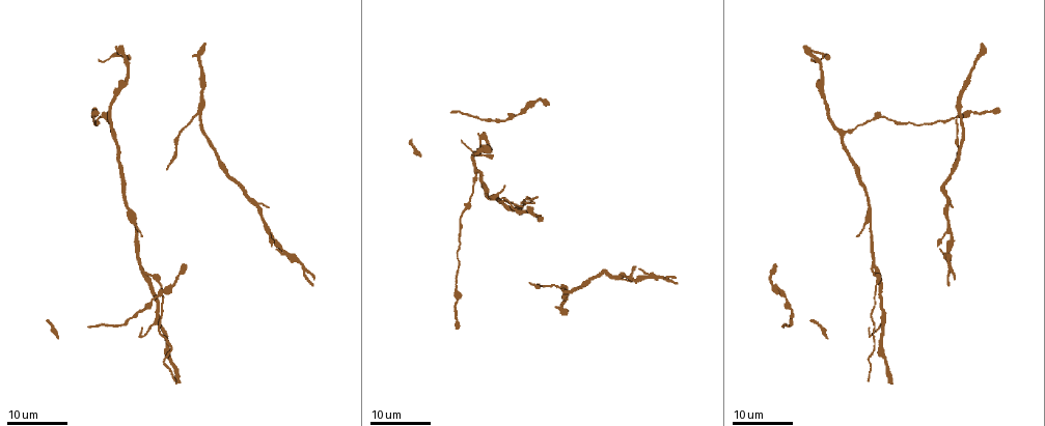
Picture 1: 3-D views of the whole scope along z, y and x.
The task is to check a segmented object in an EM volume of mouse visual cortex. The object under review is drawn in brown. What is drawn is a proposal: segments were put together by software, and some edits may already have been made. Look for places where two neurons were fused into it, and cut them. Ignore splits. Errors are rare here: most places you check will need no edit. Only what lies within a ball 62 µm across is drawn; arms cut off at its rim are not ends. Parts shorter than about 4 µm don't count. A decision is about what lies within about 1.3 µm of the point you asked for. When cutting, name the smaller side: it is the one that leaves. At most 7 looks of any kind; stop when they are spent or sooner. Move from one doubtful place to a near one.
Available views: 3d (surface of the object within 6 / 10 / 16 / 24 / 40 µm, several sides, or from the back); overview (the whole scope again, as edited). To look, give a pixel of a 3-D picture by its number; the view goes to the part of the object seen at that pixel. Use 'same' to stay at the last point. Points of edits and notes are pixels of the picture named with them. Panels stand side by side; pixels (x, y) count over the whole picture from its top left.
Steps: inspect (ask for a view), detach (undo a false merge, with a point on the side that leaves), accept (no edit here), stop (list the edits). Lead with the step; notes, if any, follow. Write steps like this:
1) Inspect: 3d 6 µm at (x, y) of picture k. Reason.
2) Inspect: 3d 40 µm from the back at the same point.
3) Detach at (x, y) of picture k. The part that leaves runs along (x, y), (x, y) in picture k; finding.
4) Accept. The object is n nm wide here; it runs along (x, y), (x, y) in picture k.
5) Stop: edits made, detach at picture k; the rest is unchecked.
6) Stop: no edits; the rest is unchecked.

Inspect: 3d 24 µm at (111, 132) of picture 1.

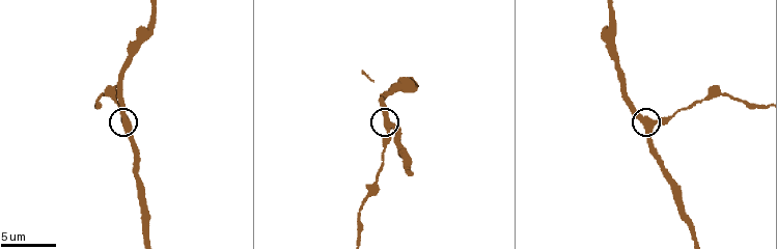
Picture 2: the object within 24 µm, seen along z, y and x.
Inspect: 3d 6 µm at (645, 124) of picture 2. Closer look.

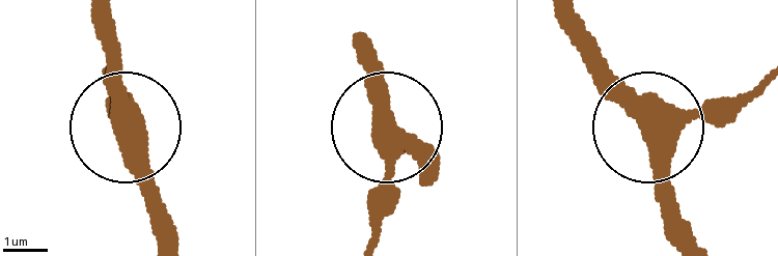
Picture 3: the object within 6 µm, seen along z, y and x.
Accept. All the same neuron.

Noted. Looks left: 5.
Inspect: 3d 24 µm at (519, 213) of picture 1. Arms part here.

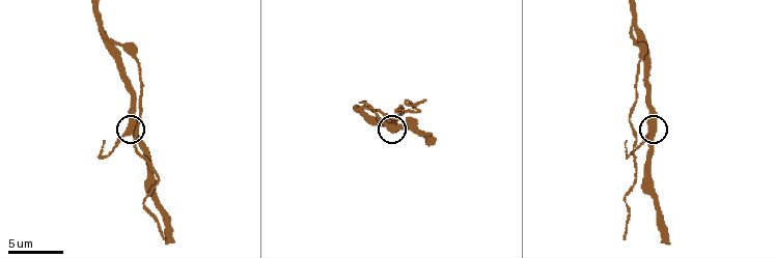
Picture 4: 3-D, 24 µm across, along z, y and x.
Inspect: 3d 10 µm at (394, 127) of picture 4.

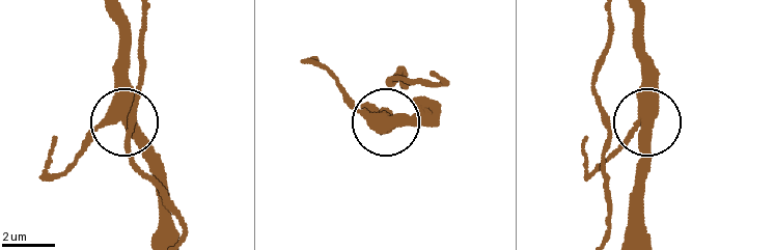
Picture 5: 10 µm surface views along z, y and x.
Accept. It runs along (107, 8), (117, 35), (122, 122), (162, 173) in picture 5; continuous, no second neuron.

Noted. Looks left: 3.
Inspect: 3d 16 µm at (124, 47) of picture 4.

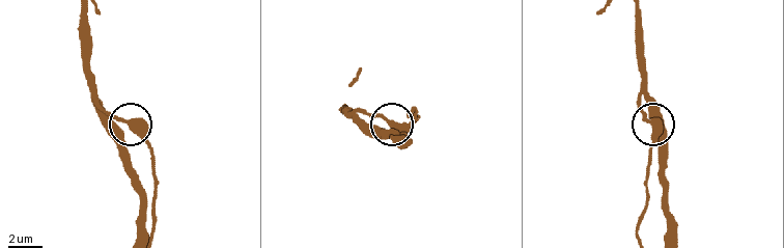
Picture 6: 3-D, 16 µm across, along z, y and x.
Accept. The object is 460 nm wide here; it runs along (80, 12), (80, 54), (90, 92), (127, 121), (154, 158) in picture 6; one neuron here.

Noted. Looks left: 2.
Inspect: 3d 24 µm at (201, 115) of picture 1. Branch point.

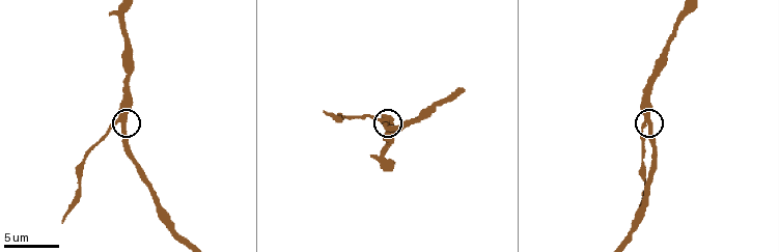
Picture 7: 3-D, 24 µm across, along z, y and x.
Inspect: 3d 6 µm at (647, 122) of picture 7.

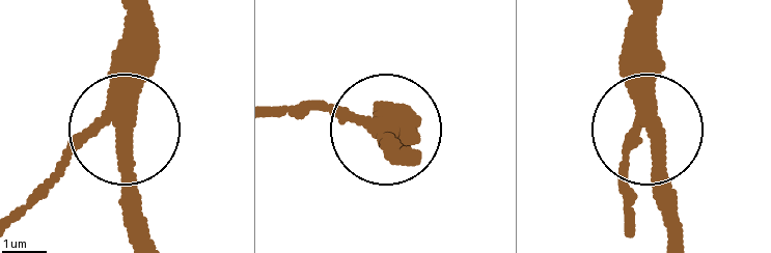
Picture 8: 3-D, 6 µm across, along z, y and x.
Accept. The side arm is 13 µm long; continuous, no second neuron.

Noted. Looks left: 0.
Stop: no edits; the rest is unchecked.

